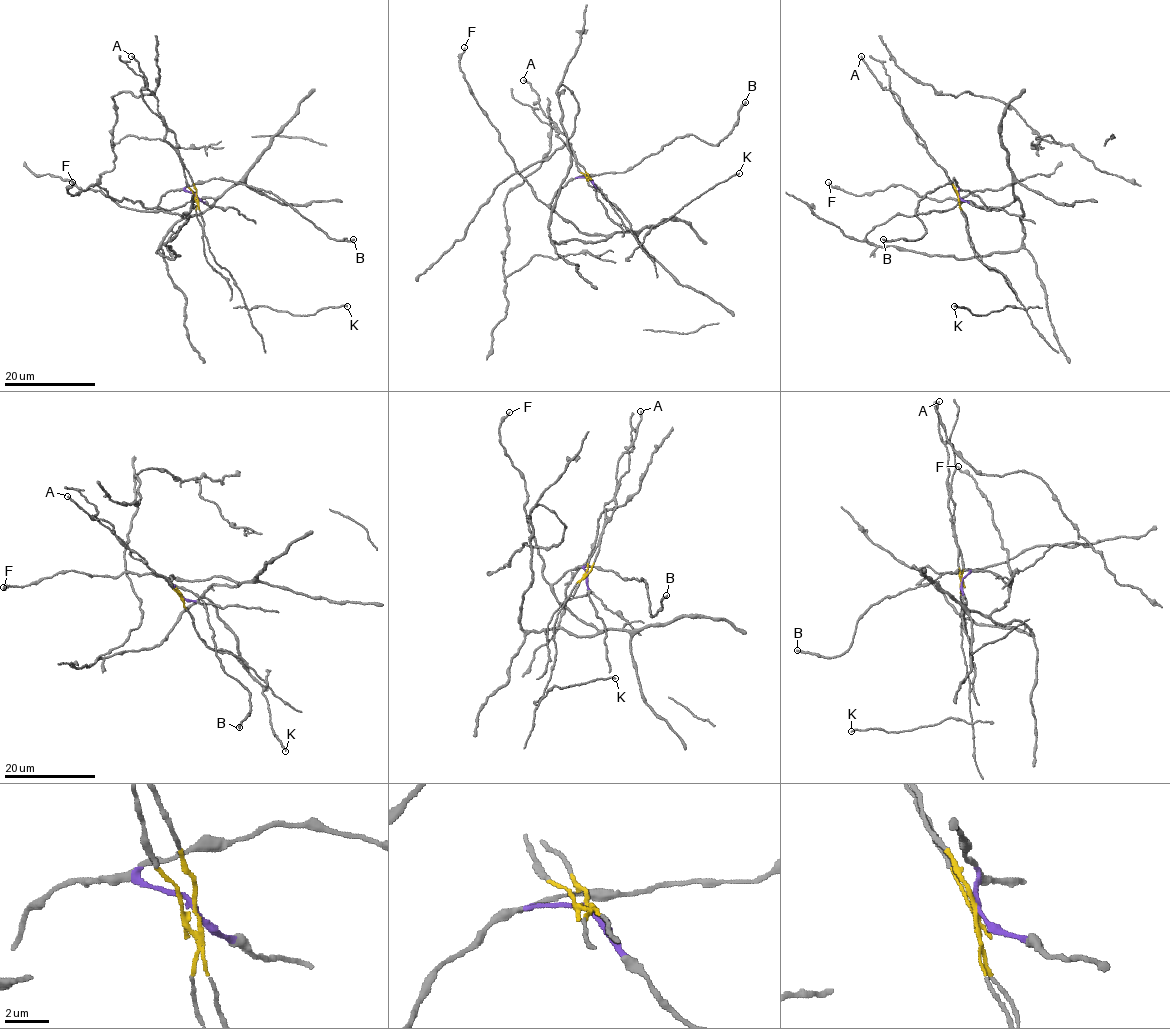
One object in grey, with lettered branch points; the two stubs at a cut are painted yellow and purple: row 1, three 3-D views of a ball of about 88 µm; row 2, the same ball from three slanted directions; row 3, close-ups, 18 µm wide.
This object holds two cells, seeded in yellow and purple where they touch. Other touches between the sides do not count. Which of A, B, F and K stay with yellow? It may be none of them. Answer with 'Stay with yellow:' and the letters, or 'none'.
Stay with yellow: A, K

